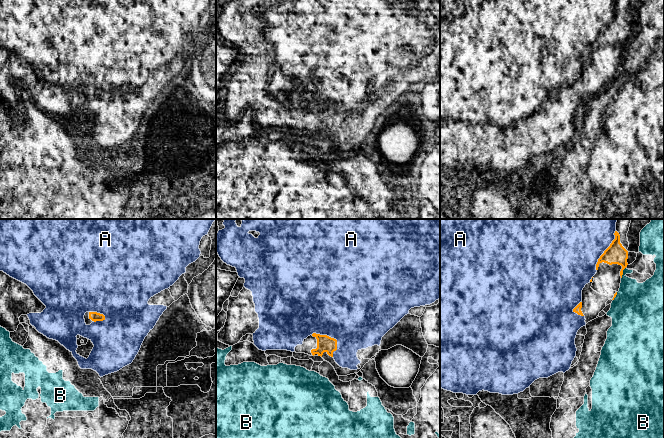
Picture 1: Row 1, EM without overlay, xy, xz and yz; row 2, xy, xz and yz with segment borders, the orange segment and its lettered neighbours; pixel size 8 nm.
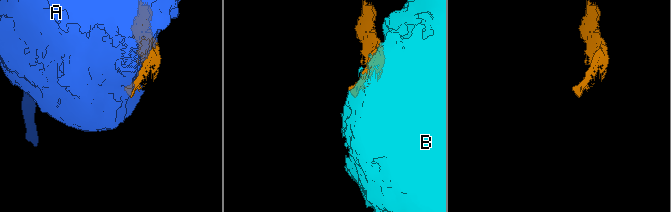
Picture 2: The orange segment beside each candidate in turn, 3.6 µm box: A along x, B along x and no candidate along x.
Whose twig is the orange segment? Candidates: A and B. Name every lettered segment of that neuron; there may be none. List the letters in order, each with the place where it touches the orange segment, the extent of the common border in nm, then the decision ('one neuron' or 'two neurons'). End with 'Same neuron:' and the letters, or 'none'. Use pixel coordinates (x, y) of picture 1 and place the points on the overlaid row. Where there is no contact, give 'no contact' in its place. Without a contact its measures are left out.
A: xz (332, 338) | 260 nm | one neuron
B: yz (622, 273) | 100 nm | two neurons
Same neuron: A

